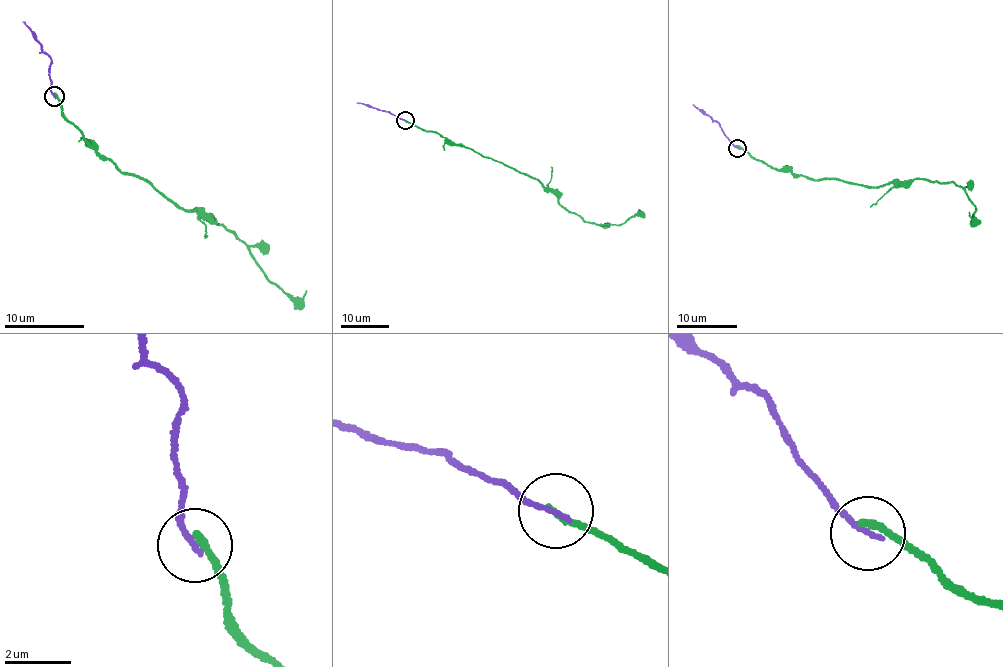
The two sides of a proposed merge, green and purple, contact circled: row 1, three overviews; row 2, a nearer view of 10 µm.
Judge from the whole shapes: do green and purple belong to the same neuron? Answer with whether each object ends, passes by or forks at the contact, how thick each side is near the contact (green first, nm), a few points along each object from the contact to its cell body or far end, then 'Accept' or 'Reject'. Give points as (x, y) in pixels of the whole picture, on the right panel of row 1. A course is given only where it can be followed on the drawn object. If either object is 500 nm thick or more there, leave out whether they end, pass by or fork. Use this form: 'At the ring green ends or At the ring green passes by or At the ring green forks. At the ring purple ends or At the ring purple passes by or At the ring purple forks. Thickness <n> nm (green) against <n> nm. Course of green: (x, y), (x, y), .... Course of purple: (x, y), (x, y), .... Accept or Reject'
At the ring green ends. At the ring purple ends. Thickness 220 nm (green) against 180 nm. Course of green: (738, 147), (813, 180), (837, 177), (877, 186), (922, 178), (955, 184), (977, 209), (972, 218), (969, 212). Course of purple: (737, 147), (718, 123), (692, 104). Reject

